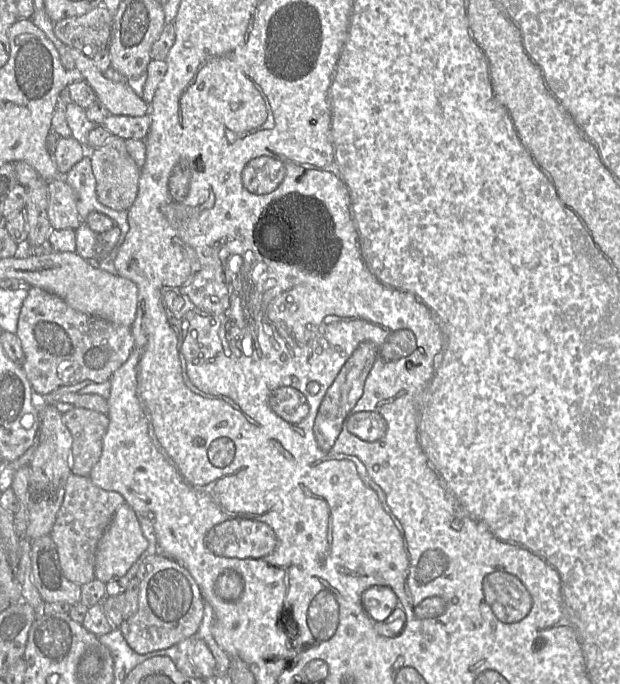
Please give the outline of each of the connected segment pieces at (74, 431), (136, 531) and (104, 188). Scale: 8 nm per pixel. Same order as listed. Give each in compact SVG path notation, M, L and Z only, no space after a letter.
M74 407L62 415L62 420L73 438L71 471L75 475L89 477L102 455L109 418L95 410Z
M127 503L122 504L98 543L95 559L96 579L106 584L114 578L125 576L147 547L148 541L143 535L136 513Z
M112 134L102 146L90 149L89 155L96 180L98 201L113 210L128 210L137 197L141 168L129 155L125 139Z

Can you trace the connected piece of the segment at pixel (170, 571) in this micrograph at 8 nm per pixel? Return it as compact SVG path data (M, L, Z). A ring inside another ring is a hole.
M159 552L144 560L136 577L140 582L138 610L118 627L130 648L138 654L147 654L177 645L183 639L195 638L203 618L204 599L189 571L177 561Z

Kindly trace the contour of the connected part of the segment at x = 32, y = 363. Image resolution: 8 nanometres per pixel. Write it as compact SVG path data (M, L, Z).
M35 286L29 288L22 304L16 335L24 352L21 367L37 397L84 380L106 382L129 358L134 345L131 327L77 311L59 296Z

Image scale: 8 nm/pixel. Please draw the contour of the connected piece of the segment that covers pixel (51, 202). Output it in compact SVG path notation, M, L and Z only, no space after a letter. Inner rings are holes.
M62 176L48 182L48 219L55 230L76 230L81 224L75 192Z

